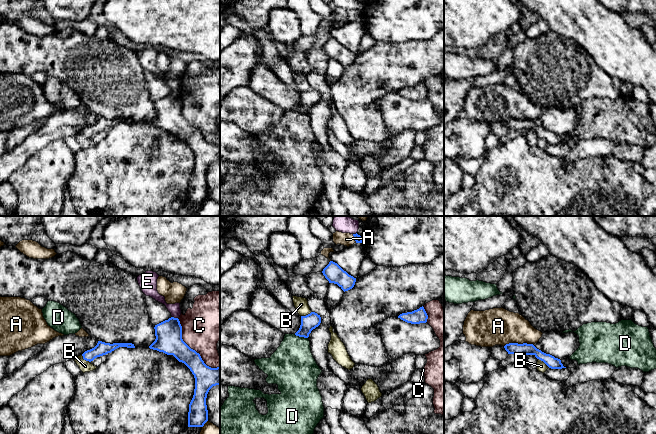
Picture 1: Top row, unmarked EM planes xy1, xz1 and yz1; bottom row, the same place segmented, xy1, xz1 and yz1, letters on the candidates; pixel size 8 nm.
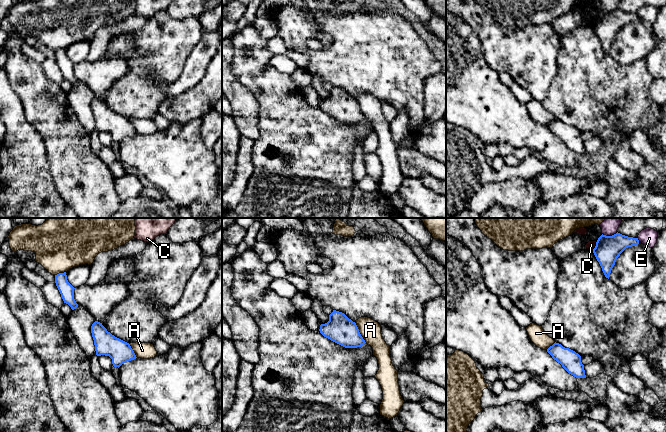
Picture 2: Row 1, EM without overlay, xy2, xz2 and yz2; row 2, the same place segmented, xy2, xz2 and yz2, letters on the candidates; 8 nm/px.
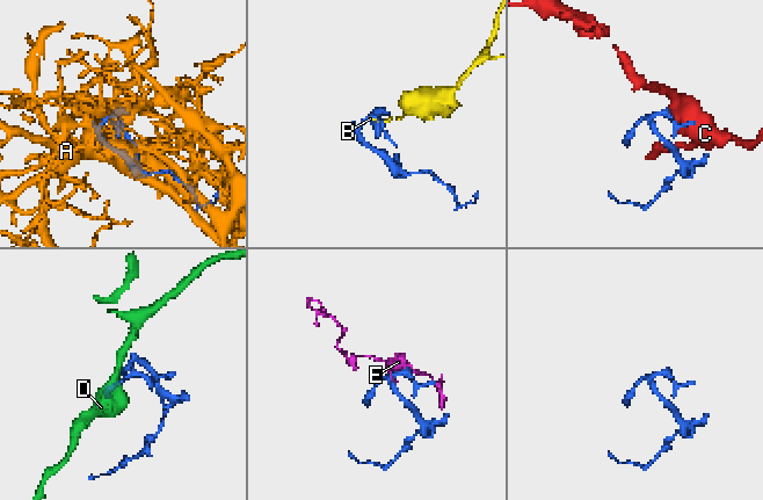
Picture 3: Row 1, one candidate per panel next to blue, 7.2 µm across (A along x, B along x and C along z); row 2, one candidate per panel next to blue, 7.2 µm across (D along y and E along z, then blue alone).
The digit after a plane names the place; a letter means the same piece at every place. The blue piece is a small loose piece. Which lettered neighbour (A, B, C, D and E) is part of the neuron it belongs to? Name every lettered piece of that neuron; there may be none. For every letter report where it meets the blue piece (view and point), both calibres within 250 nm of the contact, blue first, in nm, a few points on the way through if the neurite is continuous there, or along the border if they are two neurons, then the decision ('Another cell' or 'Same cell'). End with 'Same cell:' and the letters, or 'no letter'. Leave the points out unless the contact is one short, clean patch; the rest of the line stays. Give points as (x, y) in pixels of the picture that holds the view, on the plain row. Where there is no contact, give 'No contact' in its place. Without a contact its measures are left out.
A: Touches blue at yz1 (517, 119). Thickness 100 nm (blue) against 300 nm. Same cell
B: Touches blue at xy1 (85, 135). Thickness 110 nm (blue) against 100 nm. Boundary: xy1 (81, 131), (90, 138). Another cell
C: Touches blue at xy1 (192, 125). Thickness 220 nm (blue) against 340 nm. Another cell
D: Touches blue at xz1 (301, 112). Thickness 130 nm (blue) against 360 nm. Boundary: xz1 (294, 110), (307, 114). Another cell
E: Touches blue at yz2 (609, 12). Thickness 200 nm (blue) against 100 nm. Another cell
Same cell: A

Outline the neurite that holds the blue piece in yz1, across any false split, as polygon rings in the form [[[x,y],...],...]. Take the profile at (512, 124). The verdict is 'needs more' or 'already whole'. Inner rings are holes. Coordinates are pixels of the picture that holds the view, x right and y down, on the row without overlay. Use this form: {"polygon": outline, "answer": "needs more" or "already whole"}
{"polygon": [[[509,119],[504,122],[508,130],[517,130],[517,131],[534,131],[537,135],[543,137],[551,145],[562,145],[566,144],[561,139],[561,136],[555,134],[550,130],[546,130],[541,126],[537,125],[533,120],[518,120],[518,119]]], "answer": "already whole"}

